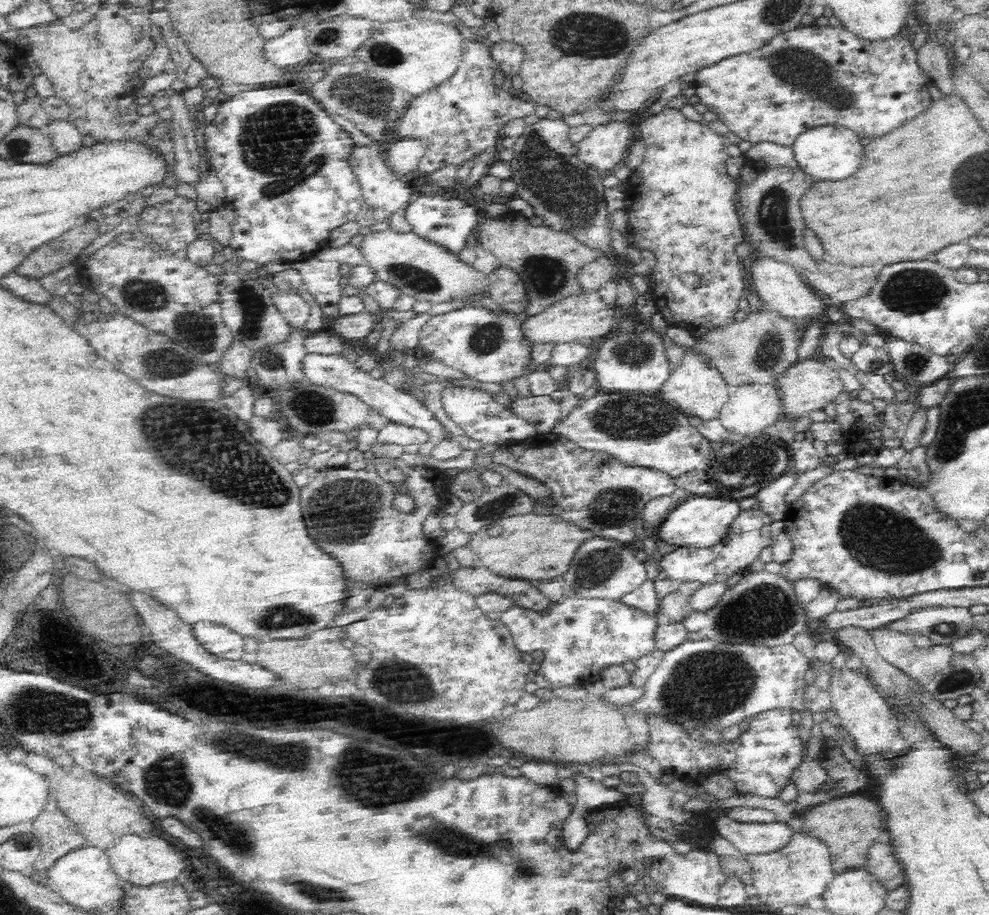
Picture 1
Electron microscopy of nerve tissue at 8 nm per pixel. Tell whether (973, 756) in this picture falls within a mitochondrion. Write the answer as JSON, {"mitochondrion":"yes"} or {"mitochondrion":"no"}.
{"mitochondrion":"no"}

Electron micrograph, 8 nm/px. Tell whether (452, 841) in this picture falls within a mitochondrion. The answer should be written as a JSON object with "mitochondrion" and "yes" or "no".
{"mitochondrion":"yes"}

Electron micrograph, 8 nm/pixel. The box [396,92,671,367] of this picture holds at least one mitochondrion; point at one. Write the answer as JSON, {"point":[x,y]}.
{"point":[569,192]}

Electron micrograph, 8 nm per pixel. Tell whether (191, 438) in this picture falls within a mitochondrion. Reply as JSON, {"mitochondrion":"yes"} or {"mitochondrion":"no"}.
{"mitochondrion":"yes"}

